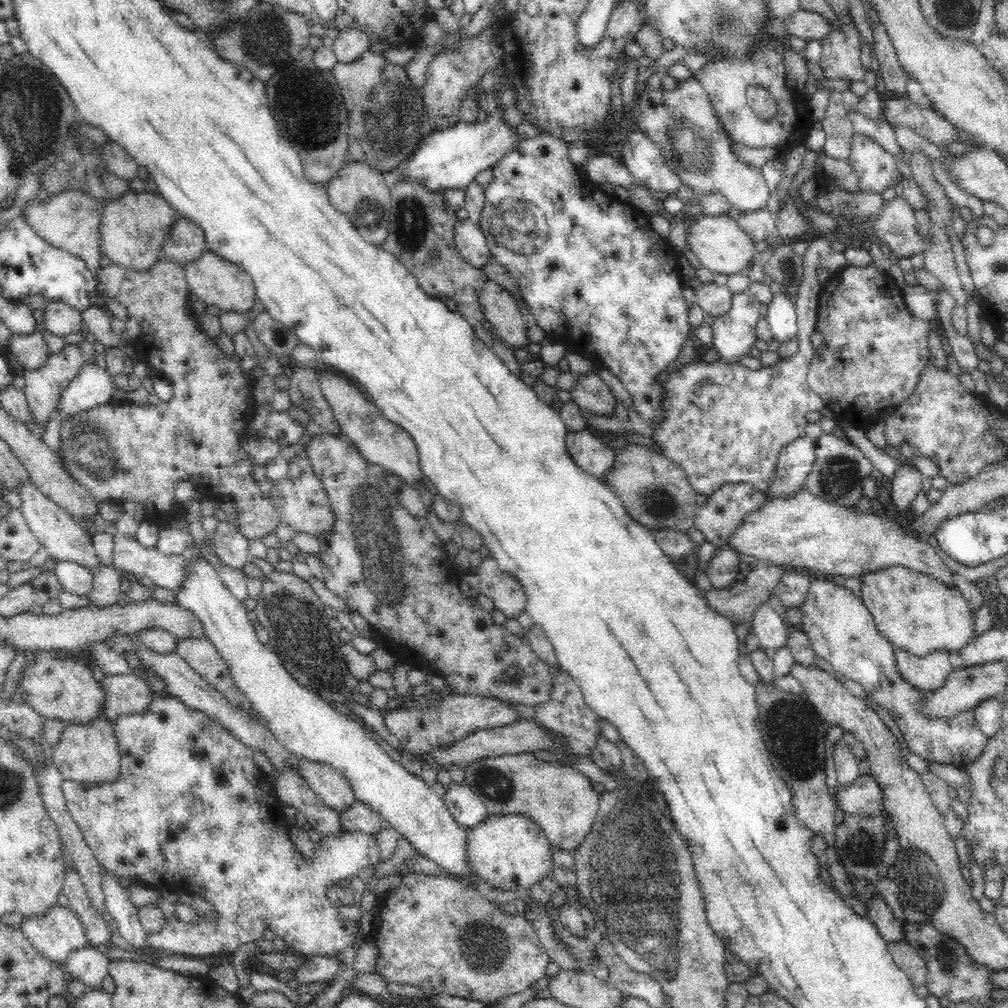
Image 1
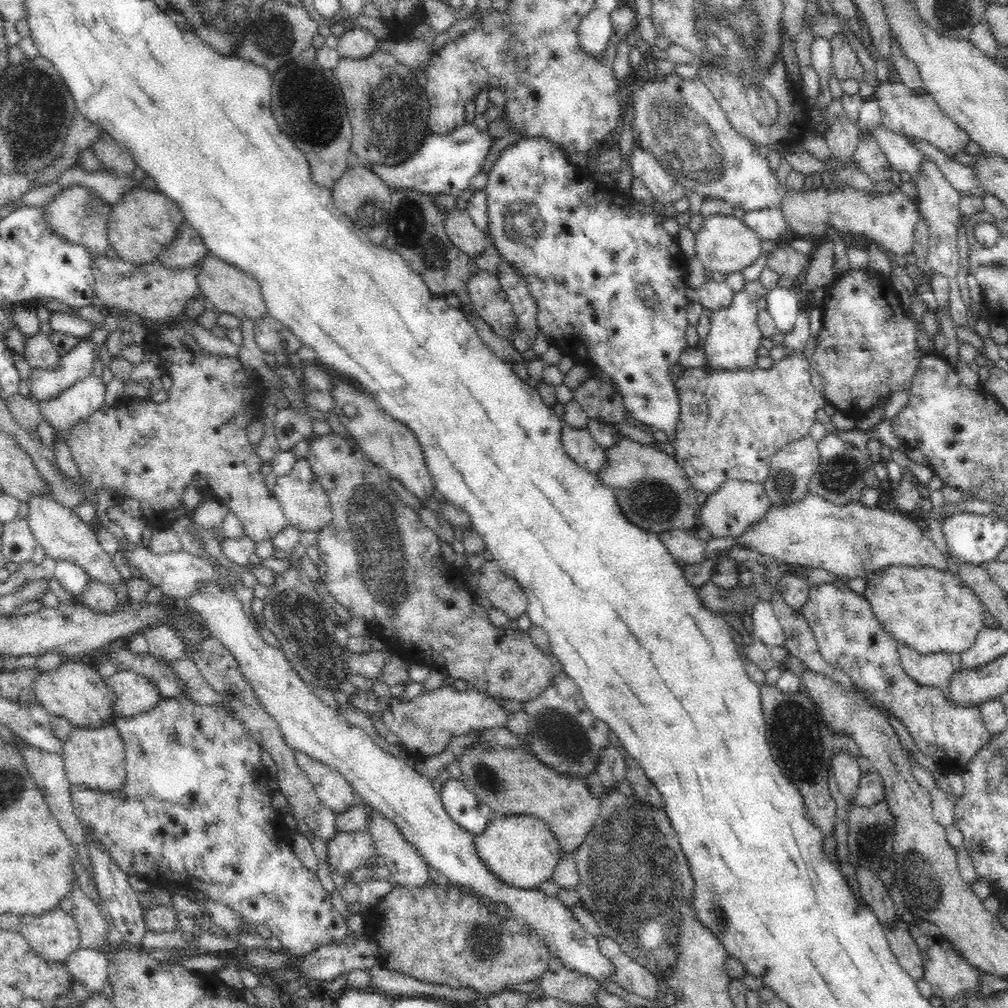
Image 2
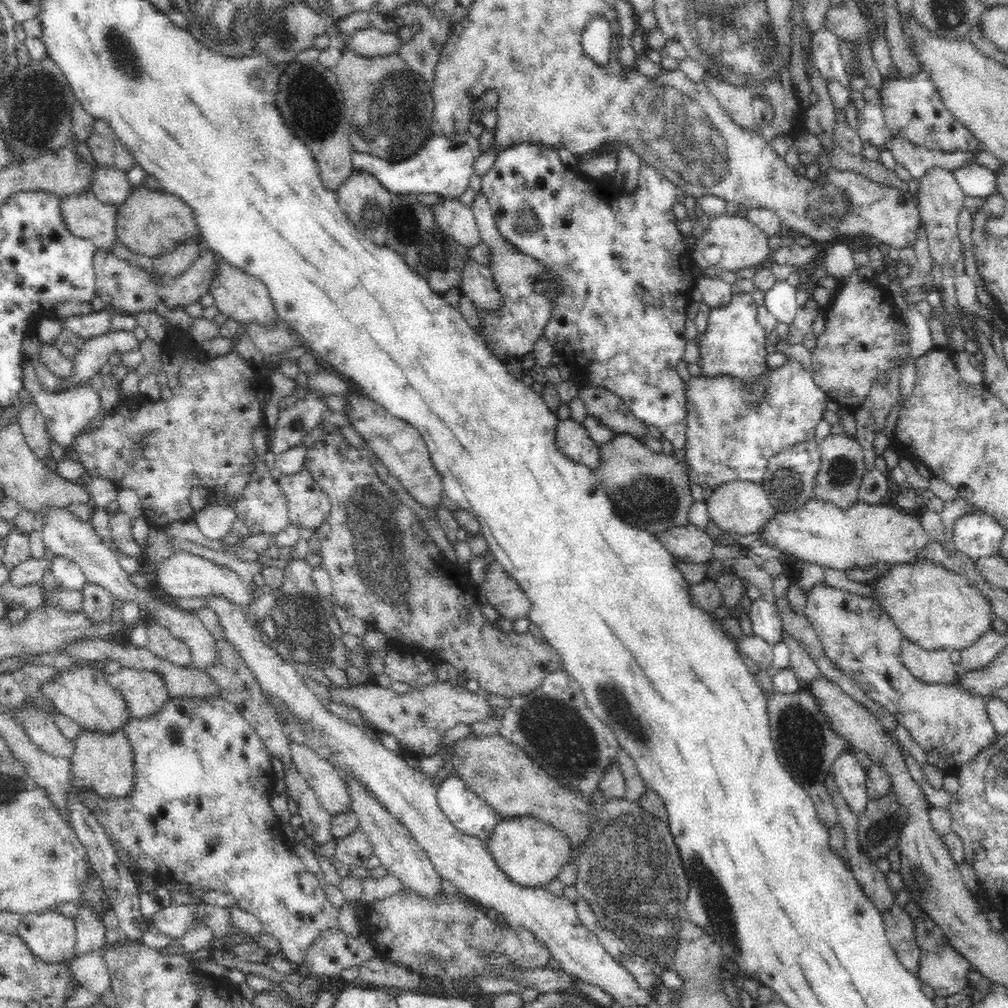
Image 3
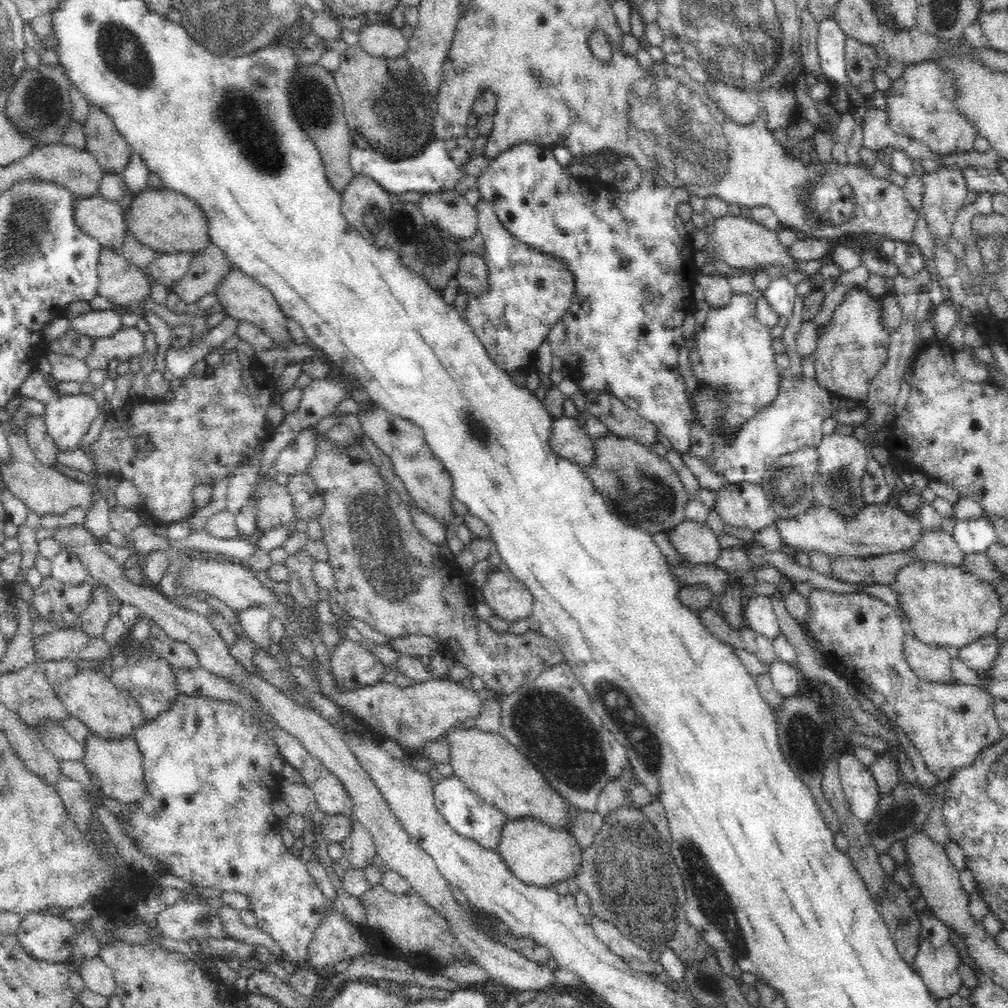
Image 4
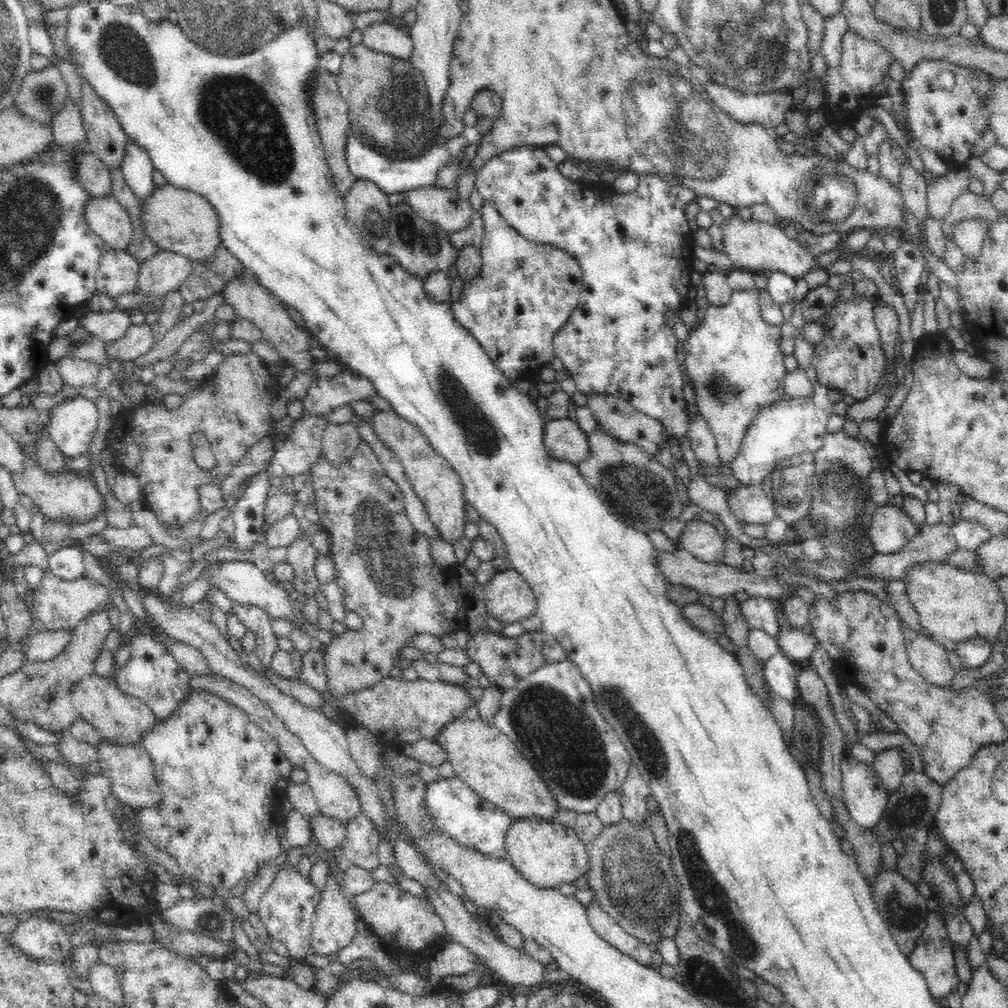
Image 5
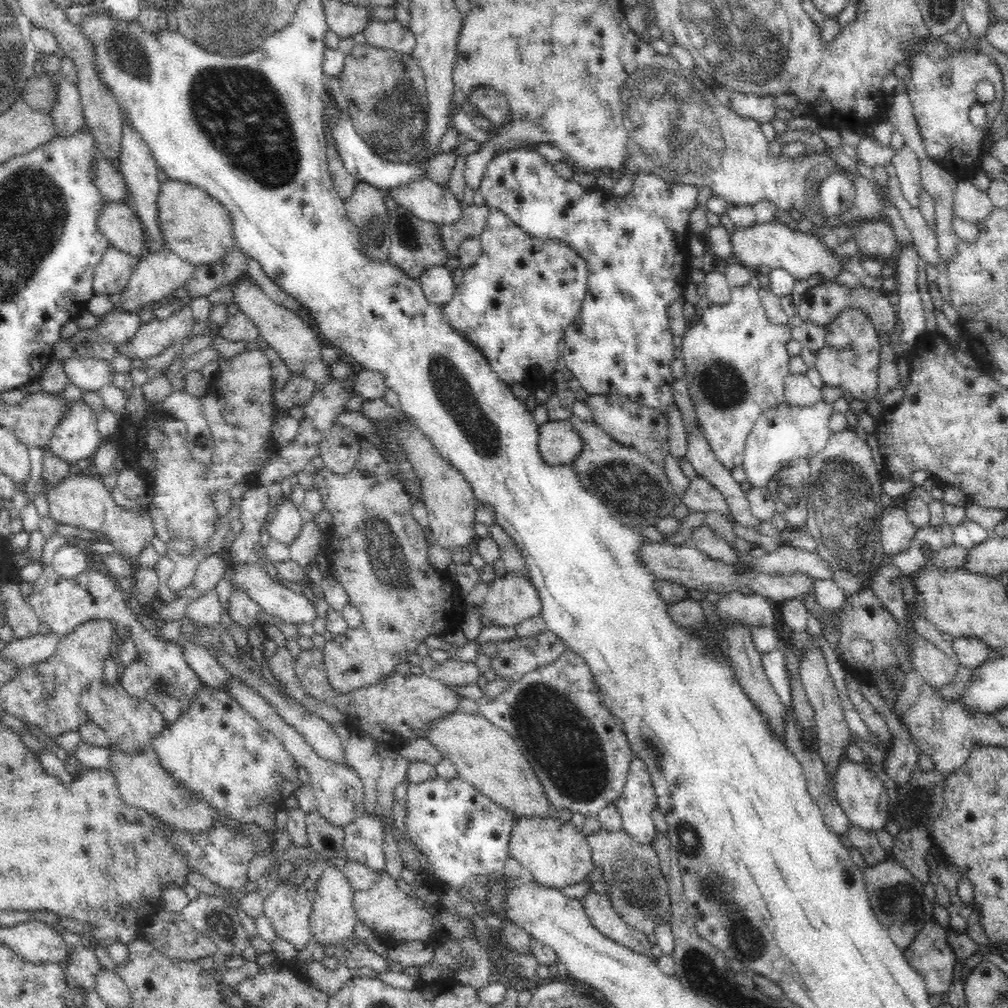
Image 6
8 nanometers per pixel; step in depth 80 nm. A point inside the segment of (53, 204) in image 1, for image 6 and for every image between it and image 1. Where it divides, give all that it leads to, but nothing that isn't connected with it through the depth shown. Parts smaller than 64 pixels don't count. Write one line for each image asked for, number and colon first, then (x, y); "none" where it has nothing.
2: (78, 214)
3: (87, 217)
4: (105, 220)
5: (107, 219)
6: (119, 222)

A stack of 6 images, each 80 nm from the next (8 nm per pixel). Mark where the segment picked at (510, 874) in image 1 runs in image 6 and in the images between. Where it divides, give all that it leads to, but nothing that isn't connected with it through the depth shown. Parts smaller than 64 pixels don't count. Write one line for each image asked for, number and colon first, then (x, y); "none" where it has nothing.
2: (522, 850)
3: (531, 852)
4: (538, 854)
5: (548, 854)
6: (555, 854)

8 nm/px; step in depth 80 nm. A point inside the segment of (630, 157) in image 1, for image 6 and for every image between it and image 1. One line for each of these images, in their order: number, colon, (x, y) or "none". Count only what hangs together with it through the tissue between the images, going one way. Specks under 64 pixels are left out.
2: (644, 165)
3: (620, 320)
4: (622, 335)
5: (635, 250)
6: (620, 343)

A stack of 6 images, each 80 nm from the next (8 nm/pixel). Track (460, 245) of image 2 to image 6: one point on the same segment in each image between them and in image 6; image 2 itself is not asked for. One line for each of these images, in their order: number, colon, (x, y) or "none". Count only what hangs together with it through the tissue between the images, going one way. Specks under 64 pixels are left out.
3: (456, 220)
4: (450, 211)
5: (443, 207)
6: (433, 202)

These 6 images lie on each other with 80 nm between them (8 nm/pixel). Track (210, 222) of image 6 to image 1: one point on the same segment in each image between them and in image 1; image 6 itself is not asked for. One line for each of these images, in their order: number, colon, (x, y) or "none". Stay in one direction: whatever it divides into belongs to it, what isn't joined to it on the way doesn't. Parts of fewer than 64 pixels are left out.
1: (135, 227)
2: (142, 225)
3: (149, 223)
4: (165, 221)
5: (182, 222)

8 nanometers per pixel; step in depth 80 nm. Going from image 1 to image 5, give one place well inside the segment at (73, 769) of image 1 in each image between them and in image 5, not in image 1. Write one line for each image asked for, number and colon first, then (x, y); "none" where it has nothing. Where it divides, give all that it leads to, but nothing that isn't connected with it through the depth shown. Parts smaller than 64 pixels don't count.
2: (96, 758)
3: (104, 763)
4: (118, 764)
5: (128, 767)

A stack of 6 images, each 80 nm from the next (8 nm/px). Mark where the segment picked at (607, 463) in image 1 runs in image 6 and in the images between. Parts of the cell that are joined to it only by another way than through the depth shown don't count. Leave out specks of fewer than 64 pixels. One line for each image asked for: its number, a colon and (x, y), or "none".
2: (580, 445)
3: (572, 439)
4: (567, 438)
5: (564, 440)
6: (558, 443)

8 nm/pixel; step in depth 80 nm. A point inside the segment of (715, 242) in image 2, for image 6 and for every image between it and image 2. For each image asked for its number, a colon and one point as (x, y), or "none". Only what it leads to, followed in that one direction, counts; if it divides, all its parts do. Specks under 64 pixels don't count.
3: (730, 242)
4: (741, 243)
5: (752, 245)
6: (802, 254)

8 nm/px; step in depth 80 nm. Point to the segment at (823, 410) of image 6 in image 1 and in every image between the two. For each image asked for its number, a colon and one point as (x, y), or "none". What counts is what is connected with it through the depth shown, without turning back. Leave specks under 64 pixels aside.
1: (725, 423)
2: (731, 424)
3: (728, 439)
4: (794, 419)
5: (780, 431)

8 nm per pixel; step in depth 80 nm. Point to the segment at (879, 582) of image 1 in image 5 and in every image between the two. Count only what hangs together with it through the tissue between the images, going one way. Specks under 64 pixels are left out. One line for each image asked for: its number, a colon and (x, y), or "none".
2: (928, 609)
3: (935, 607)
4: (944, 605)
5: (955, 605)

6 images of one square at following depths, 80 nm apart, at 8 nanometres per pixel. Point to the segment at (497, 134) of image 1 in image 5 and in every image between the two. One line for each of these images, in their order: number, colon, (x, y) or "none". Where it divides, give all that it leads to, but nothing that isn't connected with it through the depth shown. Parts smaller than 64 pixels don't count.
2: (445, 163)
3: (444, 165)
4: (440, 165)
5: (391, 176)

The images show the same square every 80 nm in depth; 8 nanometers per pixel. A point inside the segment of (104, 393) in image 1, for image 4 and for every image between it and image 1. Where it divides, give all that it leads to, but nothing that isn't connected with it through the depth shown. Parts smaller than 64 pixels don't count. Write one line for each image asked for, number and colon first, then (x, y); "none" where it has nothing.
2: (76, 404)
3: (67, 413)
4: (68, 417)

